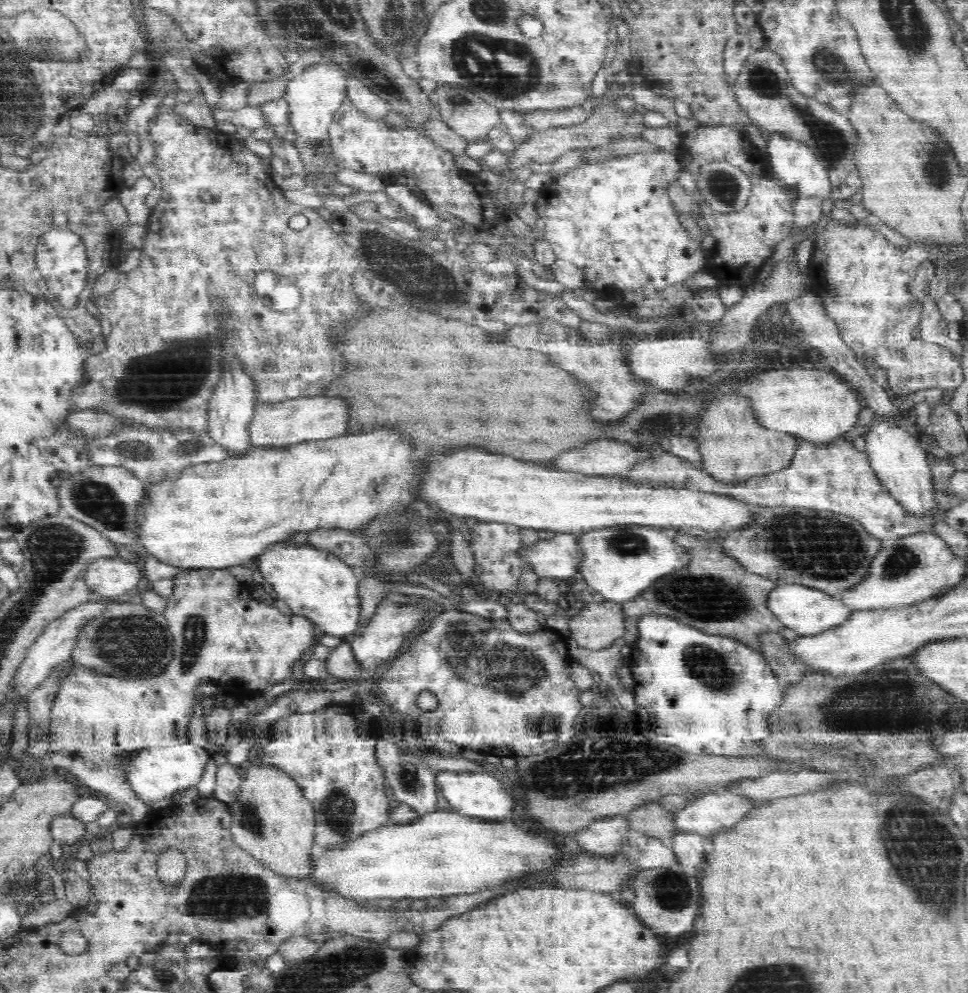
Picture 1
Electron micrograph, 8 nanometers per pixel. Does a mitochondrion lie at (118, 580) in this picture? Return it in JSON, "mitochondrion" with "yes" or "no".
{"mitochondrion":"no"}

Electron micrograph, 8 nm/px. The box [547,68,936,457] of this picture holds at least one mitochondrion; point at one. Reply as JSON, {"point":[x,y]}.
{"point":[830,141]}

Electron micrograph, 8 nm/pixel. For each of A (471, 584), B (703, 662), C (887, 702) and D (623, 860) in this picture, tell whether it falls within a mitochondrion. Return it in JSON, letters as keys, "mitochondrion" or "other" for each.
{"A":"other","B":"mitochondrion","C":"mitochondrion","D":"other"}

